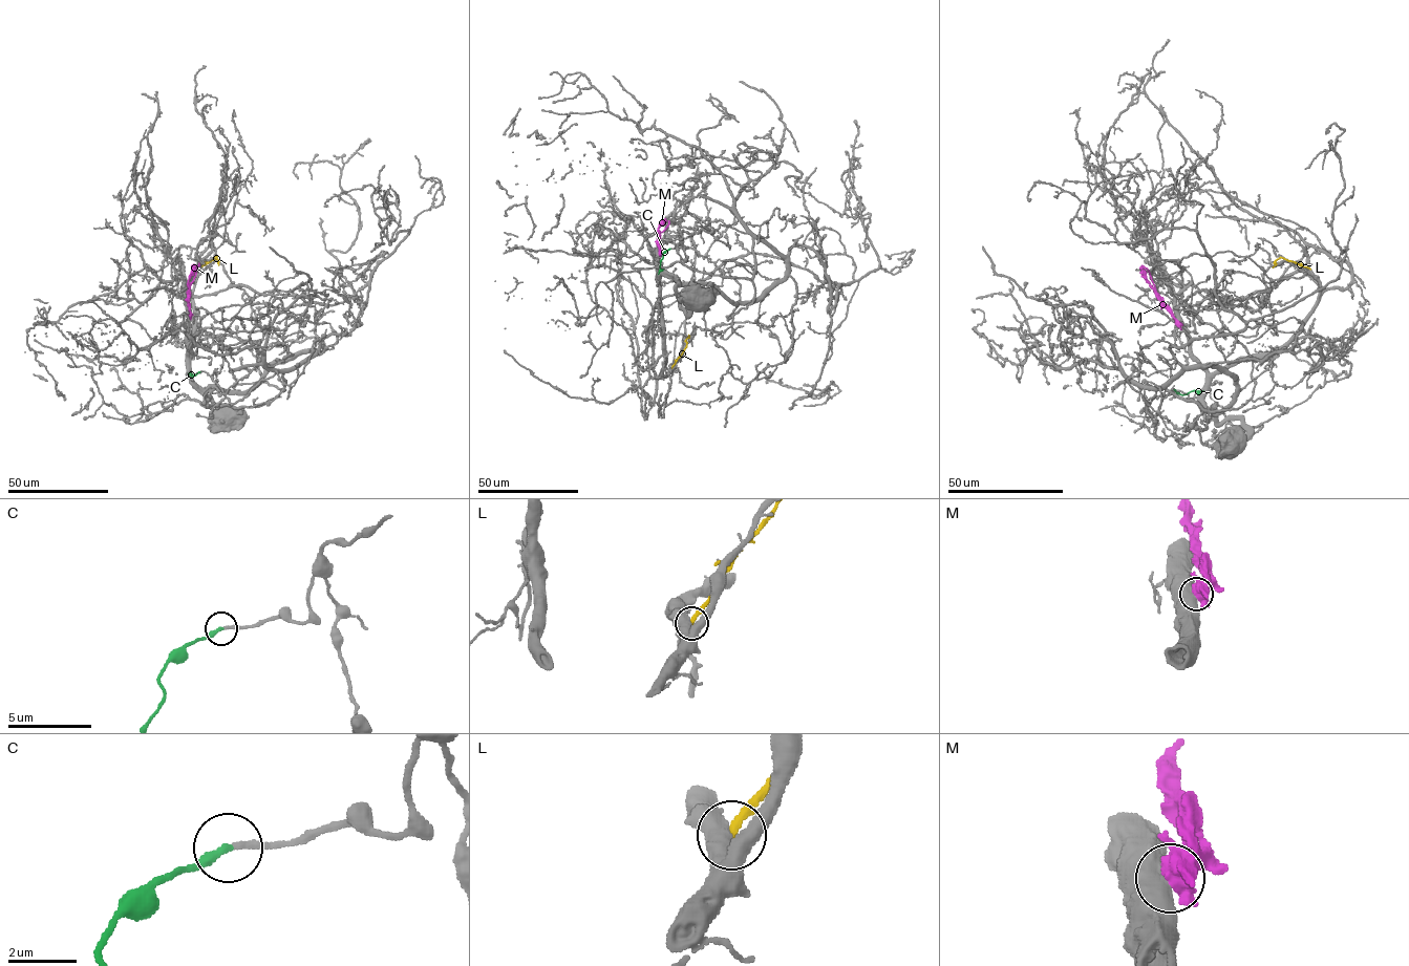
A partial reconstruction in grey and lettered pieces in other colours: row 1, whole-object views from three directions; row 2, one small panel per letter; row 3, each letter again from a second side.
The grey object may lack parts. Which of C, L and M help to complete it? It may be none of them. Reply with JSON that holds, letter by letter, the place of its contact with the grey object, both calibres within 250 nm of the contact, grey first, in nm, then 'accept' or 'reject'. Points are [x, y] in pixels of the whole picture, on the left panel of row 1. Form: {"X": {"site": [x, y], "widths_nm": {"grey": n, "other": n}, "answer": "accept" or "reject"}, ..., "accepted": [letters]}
{"C": {"site": [199, 372], "widths_nm": {"grey": 170, "other": 280}, "answer": "reject"}, "L": {"site": [201, 266], "widths_nm": {"grey": 480, "other": 260}, "answer": "reject"}, "M": {"site": [189, 315], "widths_nm": {"grey": 750, "other": 650}, "answer": "reject"}, "accepted": []}

